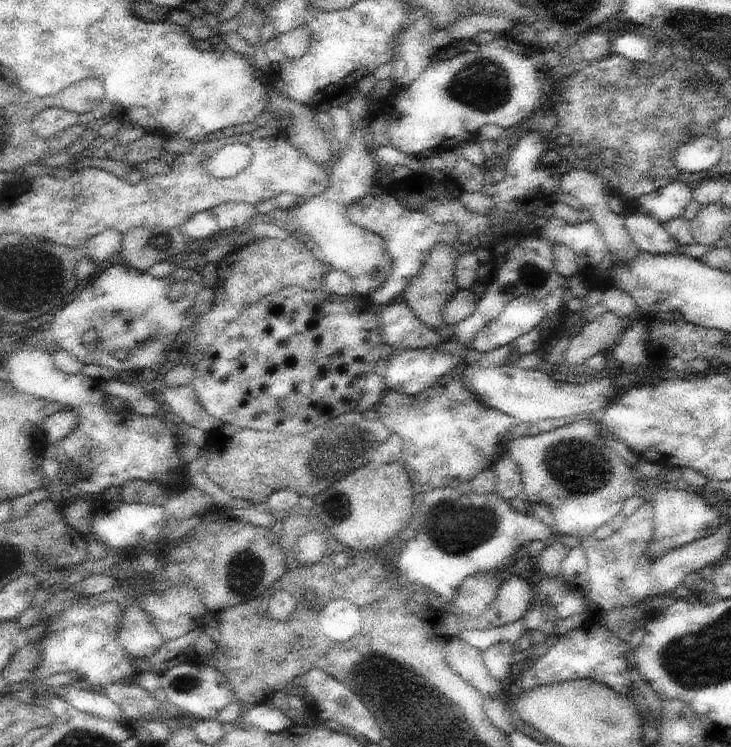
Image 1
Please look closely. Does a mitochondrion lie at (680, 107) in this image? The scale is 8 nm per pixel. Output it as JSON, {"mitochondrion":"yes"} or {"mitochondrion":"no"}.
{"mitochondrion":"no"}

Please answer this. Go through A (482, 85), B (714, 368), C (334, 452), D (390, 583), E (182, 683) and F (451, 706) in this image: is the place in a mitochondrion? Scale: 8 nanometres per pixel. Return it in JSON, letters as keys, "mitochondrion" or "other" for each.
{"A":"mitochondrion","B":"other","C":"mitochondrion","D":"other","E":"mitochondrion","F":"other"}

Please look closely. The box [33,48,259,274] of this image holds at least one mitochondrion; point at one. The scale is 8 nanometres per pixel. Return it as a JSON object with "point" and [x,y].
{"point":[51,260]}

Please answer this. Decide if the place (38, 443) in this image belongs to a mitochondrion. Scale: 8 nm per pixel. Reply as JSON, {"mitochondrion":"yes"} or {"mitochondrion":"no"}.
{"mitochondrion":"no"}

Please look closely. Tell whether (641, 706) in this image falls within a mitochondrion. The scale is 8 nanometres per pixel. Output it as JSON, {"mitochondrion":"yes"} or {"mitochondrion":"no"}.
{"mitochondrion":"no"}

